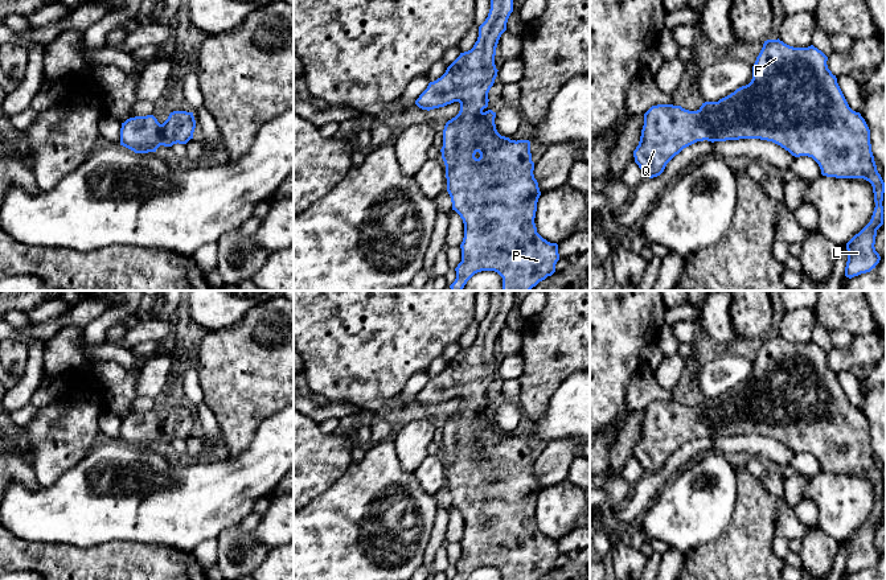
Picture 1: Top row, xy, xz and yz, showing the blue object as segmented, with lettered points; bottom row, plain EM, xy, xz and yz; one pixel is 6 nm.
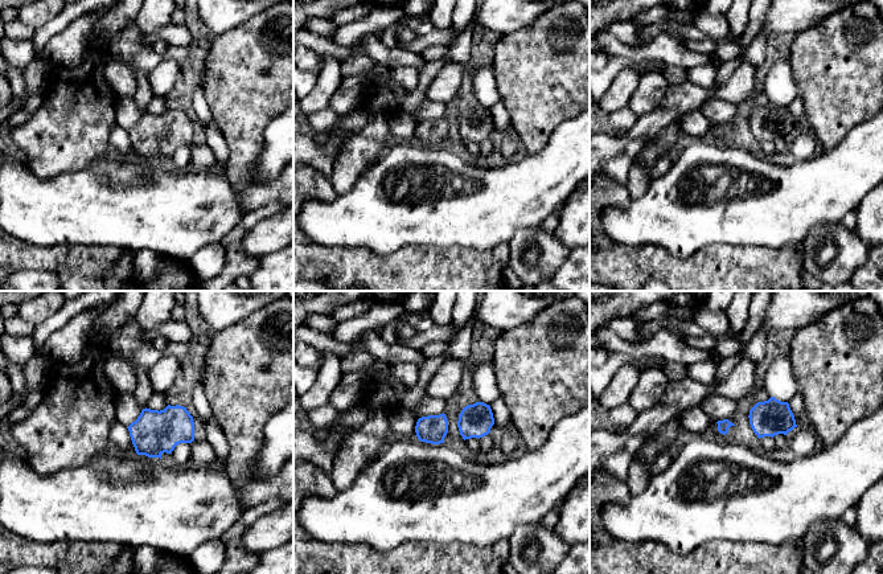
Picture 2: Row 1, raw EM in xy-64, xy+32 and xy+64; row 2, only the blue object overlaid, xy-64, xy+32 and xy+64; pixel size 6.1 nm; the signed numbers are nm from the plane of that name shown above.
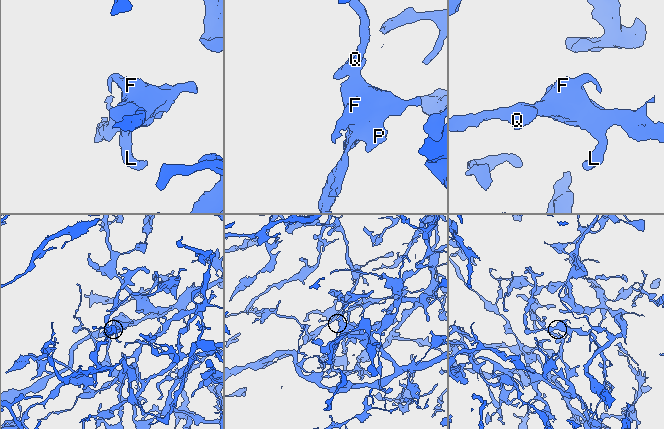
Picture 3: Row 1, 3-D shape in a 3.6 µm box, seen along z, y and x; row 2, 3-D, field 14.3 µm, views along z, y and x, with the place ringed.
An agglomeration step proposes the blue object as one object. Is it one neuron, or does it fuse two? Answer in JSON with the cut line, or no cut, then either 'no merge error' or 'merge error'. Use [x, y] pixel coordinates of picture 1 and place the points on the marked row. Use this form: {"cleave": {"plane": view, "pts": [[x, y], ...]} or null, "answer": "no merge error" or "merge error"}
{"cleave": null, "answer": "no merge error"}

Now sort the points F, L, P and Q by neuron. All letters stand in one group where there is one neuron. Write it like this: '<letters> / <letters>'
F L P Q

